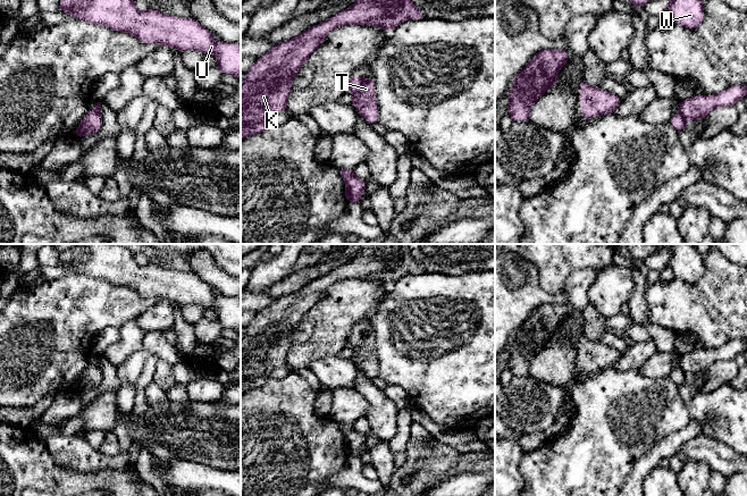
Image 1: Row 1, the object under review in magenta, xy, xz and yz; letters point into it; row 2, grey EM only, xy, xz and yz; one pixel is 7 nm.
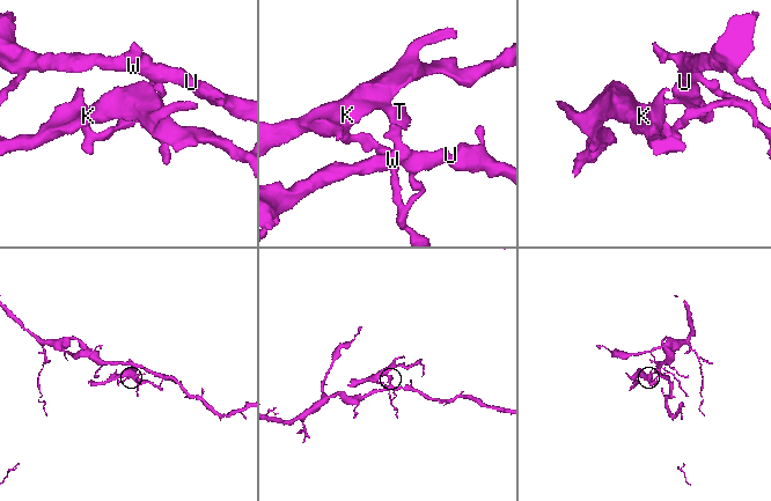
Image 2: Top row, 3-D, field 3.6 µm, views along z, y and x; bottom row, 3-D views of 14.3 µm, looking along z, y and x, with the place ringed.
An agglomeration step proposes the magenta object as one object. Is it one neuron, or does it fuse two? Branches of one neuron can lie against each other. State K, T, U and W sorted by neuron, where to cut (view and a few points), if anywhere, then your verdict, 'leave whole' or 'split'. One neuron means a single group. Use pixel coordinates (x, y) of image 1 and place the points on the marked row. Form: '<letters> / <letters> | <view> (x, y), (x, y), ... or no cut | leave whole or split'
K T / U W | yz (679, 111), (689, 120) | split

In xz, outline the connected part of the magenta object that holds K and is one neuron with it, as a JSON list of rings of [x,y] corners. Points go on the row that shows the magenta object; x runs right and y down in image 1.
[[[355,0],[350,8],[308,28],[297,37],[274,45],[255,60],[246,72],[245,81],[241,86],[241,140],[261,133],[274,115],[286,111],[294,77],[330,31],[344,25],[366,25],[381,27],[388,32],[406,19],[423,19],[425,17],[425,14],[411,0]]]

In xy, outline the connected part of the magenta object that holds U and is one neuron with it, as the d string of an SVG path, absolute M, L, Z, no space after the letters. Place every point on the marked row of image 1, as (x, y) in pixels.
M60 0L59 11L134 35L144 43L212 53L223 74L241 79L241 45L215 41L213 34L194 18L169 16L151 8L140 11L134 0Z

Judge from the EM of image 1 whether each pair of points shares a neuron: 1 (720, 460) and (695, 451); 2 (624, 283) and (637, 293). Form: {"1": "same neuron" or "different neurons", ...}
{"1": "same neuron", "2": "different neurons"}

